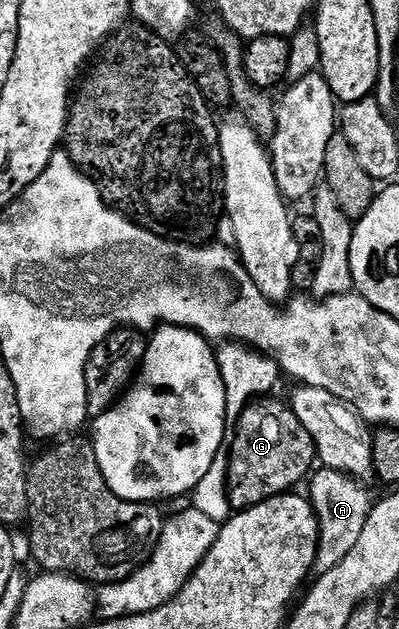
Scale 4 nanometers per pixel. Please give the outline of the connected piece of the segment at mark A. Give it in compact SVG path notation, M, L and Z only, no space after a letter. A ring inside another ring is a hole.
M317 468L307 485L306 493L311 500L312 510L316 512L320 528L314 569L317 574L322 574L333 570L353 550L354 543L366 526L370 500L368 501L368 493L360 486L363 484L357 478L336 469Z

